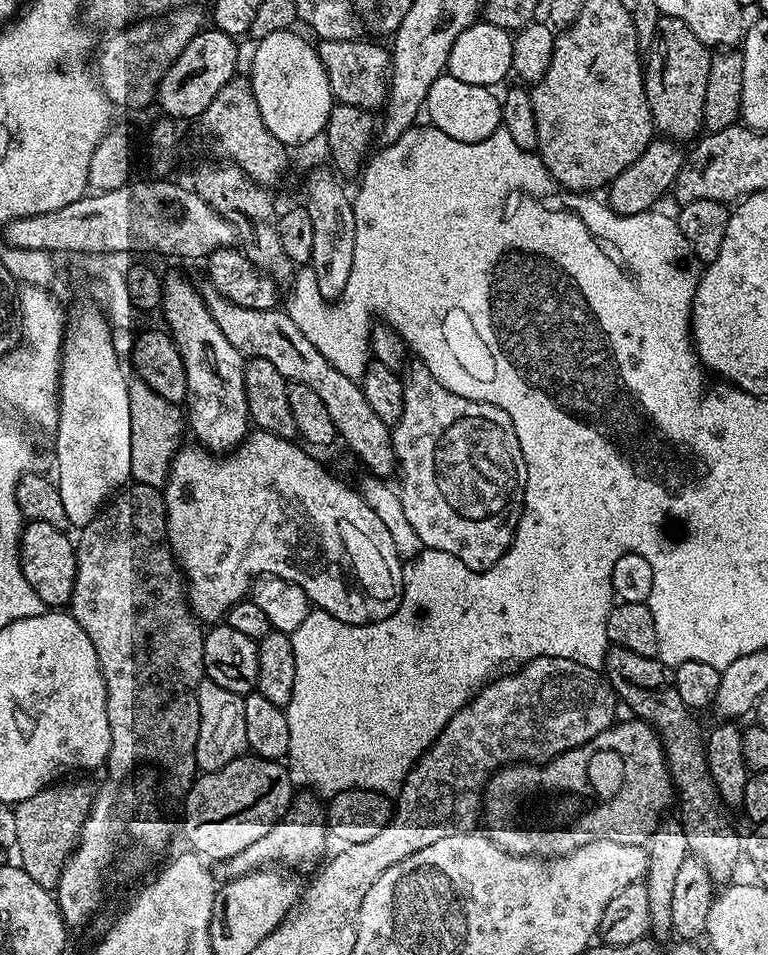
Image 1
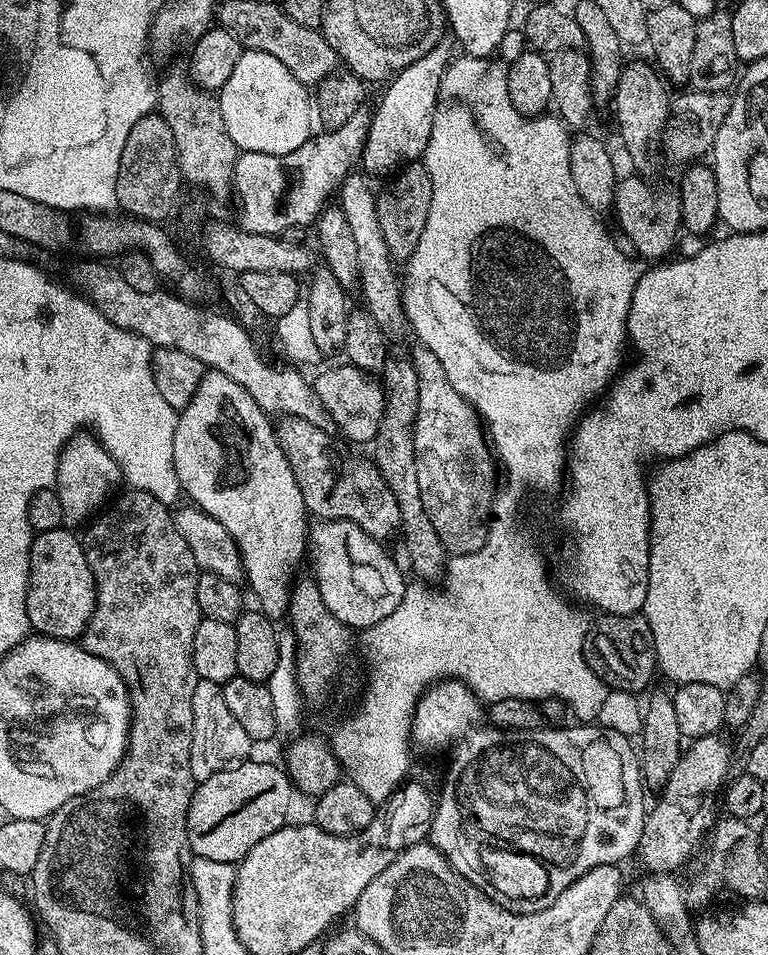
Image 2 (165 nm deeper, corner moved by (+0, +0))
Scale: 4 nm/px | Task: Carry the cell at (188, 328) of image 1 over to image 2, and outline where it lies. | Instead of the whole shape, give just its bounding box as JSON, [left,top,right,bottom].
[174,371,310,622]

